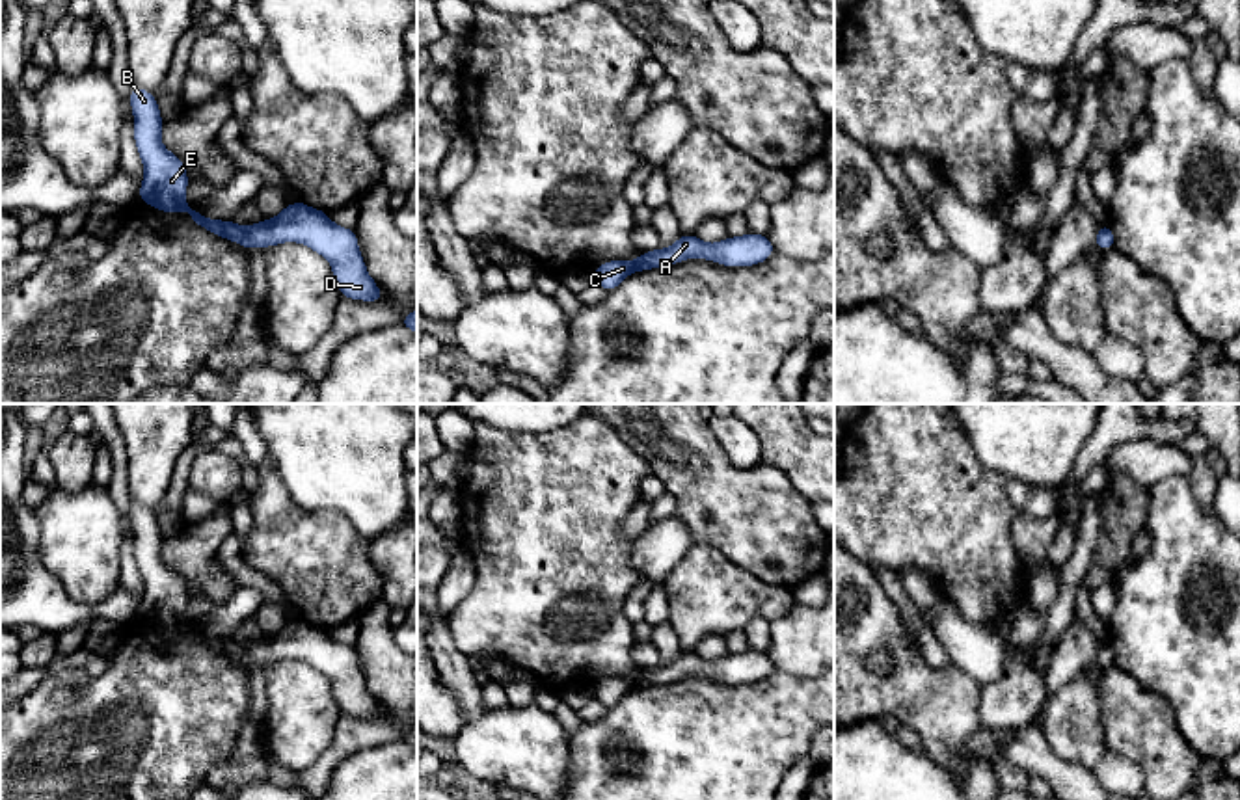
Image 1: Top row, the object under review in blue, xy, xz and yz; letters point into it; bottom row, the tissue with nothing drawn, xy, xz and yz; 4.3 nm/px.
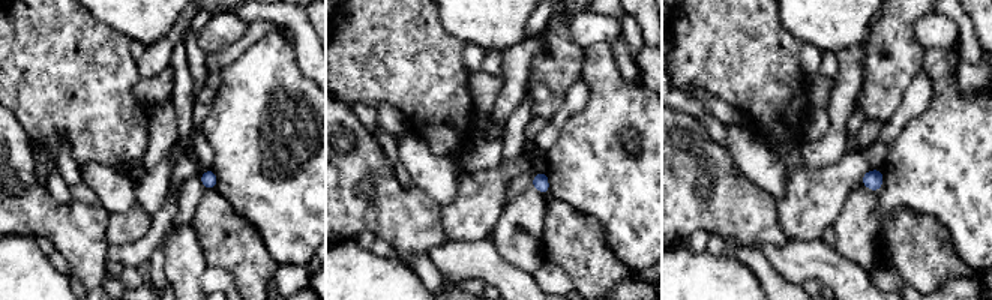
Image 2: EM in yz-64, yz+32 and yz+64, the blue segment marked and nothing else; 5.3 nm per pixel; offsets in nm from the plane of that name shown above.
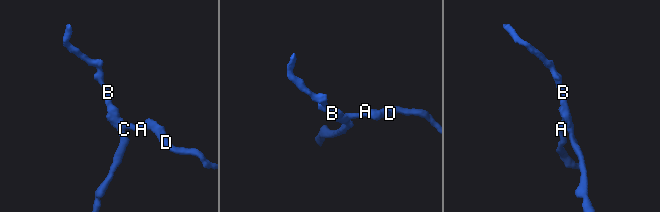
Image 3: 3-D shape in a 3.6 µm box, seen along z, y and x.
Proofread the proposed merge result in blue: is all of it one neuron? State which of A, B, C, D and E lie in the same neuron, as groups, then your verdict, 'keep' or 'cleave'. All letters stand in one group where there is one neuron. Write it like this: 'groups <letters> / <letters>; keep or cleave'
groups A B C D E; keep

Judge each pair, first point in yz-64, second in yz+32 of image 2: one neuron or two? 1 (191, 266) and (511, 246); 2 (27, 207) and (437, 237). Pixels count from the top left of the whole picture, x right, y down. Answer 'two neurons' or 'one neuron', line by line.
1: one neuron
2: one neuron

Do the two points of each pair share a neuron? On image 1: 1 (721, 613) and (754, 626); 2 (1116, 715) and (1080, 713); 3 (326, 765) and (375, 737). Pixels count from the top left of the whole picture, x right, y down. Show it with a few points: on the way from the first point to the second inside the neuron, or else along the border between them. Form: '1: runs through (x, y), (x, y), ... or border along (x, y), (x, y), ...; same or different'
1: border along (769, 618), (751, 618), (741, 627); different
2: border along (1101, 670), (1099, 722), (1106, 748); different
3: runs through (337, 752), (352, 737), (362, 737); same

